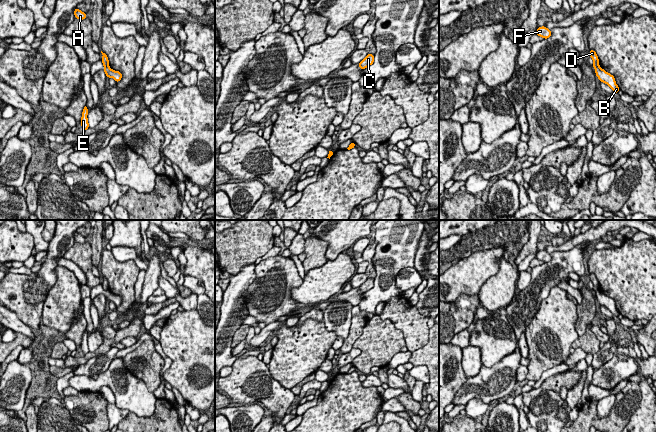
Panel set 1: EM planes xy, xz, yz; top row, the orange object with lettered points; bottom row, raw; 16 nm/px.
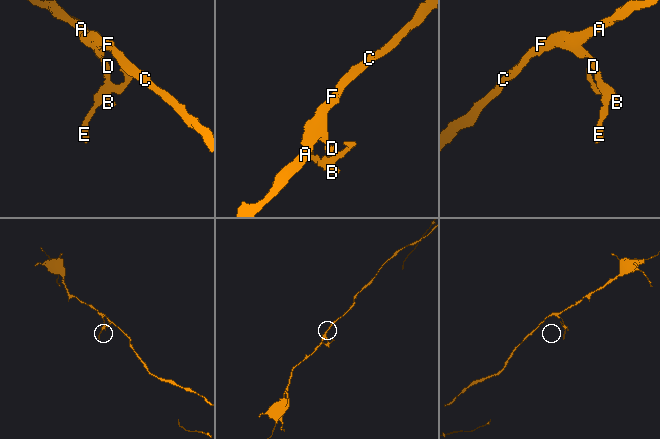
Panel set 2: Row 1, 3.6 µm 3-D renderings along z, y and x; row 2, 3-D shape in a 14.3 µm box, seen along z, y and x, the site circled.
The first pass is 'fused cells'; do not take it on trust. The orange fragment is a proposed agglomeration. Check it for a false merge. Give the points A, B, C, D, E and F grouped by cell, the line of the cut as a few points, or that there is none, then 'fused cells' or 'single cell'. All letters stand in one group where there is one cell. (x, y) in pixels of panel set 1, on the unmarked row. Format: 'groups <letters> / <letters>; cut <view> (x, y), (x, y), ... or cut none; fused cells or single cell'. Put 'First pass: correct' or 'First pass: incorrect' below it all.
groups A C D F / B E; cut xy (108, 289), (104, 291); fused cells
First pass: correct

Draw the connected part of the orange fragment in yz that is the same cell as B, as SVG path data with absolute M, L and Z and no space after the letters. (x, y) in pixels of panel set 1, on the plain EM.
M595 291L596 300L601 306L606 307L615 317L619 316L619 311L615 306L615 302L610 297L607 297L601 291Z

